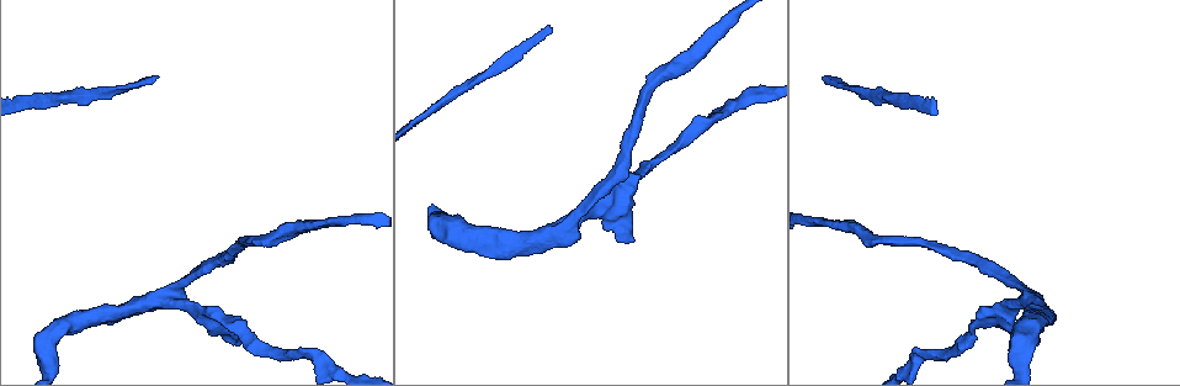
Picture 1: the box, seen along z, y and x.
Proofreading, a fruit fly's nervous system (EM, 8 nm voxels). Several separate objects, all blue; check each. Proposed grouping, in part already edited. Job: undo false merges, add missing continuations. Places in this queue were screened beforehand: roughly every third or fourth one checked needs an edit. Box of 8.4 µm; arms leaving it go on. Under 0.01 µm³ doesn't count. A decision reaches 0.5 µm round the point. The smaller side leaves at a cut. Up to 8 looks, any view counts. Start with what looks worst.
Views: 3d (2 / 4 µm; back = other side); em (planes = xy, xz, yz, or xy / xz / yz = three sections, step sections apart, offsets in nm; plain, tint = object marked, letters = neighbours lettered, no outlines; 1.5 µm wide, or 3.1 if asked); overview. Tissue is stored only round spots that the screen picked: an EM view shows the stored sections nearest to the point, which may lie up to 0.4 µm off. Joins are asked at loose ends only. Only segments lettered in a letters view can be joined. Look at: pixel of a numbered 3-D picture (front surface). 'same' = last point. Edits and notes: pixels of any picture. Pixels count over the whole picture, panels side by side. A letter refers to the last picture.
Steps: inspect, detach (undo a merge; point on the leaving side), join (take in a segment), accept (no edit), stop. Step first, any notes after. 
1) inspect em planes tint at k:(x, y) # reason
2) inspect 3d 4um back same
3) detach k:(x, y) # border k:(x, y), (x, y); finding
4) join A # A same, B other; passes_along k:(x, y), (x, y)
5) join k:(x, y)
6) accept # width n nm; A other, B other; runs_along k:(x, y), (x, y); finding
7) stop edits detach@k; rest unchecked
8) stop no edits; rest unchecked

inspect em xz step 4 tint at 1:(238, 342) # free end

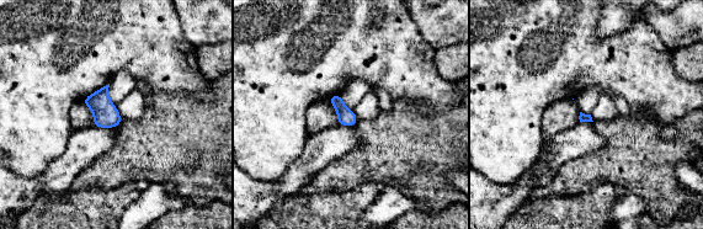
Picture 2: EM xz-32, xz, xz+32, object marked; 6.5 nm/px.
inspect em planes letters same

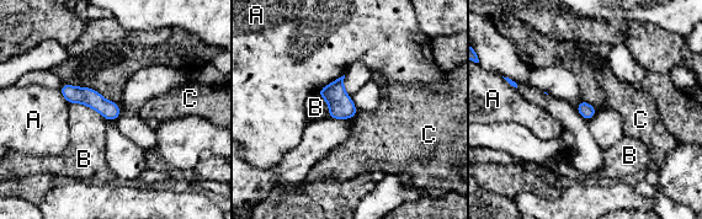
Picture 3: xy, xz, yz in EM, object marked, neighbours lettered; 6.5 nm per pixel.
accept # longest_contact B 280 nm; A other, B other, C other; runs_along 3:(63, 89), (91, 97), (115, 116); none of them fits

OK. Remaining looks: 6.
inspect em planes tint at 1:(1027, 296) # three arms meet

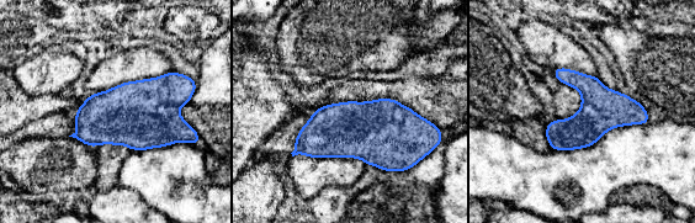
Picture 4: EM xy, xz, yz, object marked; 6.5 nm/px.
inspect em planes letters same

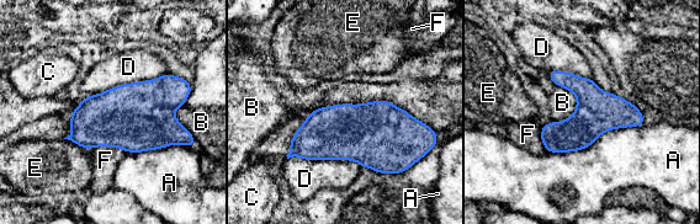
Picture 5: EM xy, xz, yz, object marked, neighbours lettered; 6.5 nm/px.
accept # A other, B other, C other, D other, E other, F other; border 5:(306, 116), (390, 101), (430, 128); all the same neuron

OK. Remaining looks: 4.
inspect em planes letters at 1:(45, 360) # calibre changes

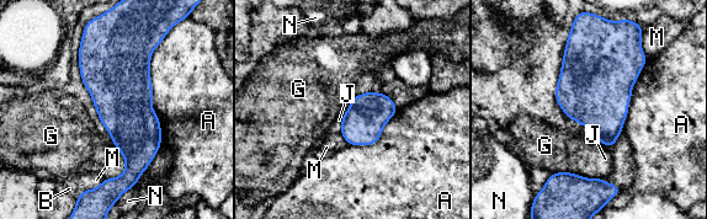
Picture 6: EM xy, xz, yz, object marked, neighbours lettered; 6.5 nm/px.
accept # width 400 nm; longest_contact A 700 nm; A other, B other, G other, J other, M other, N other; one neuron here

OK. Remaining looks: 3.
stop no edits; rest unchecked

